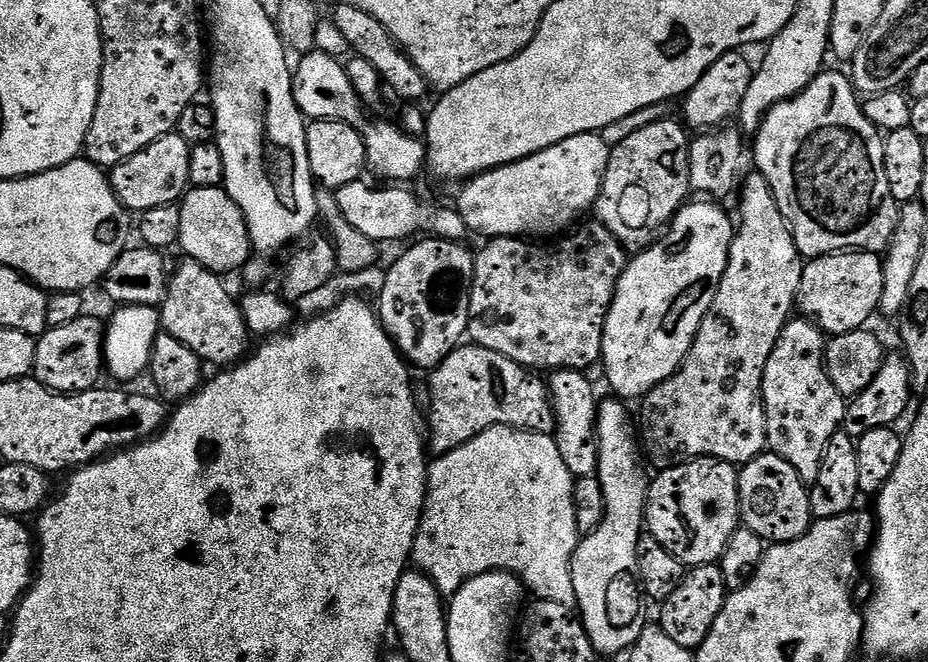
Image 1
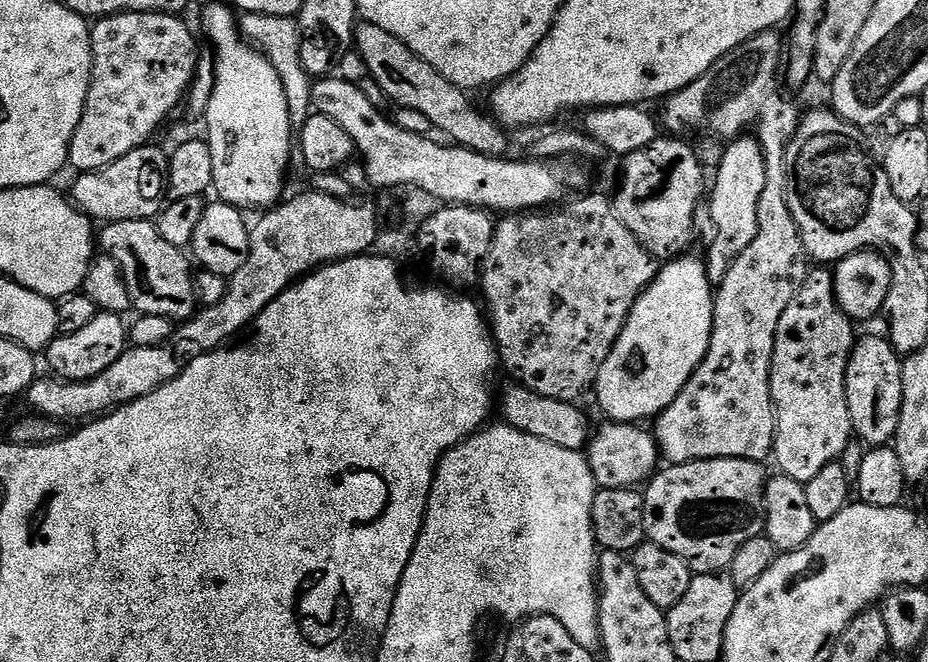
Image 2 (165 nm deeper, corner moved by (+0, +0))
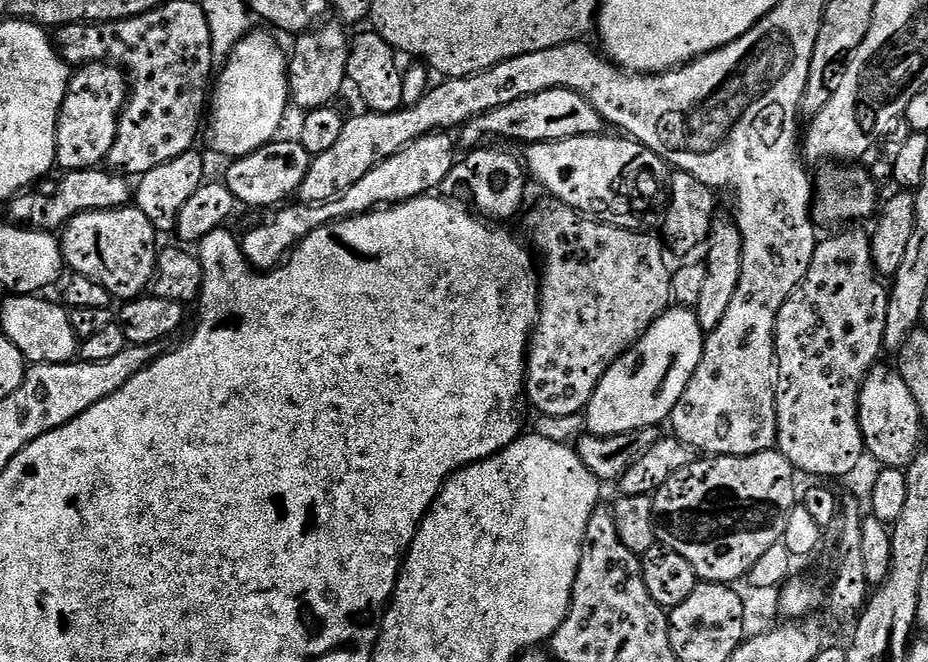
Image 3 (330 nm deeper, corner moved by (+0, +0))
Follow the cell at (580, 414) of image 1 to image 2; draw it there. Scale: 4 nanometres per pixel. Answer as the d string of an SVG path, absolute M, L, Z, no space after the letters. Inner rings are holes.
M604 422L601 428L599 425L588 441L586 455L597 489L636 488L643 485L656 475L656 463L662 460L655 435L636 422Z

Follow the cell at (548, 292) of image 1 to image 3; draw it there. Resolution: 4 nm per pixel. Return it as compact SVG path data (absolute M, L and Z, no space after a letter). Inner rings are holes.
M544 198L544 201L542 201L541 204L538 205L537 208L534 209L533 212L529 214L528 224L530 227L532 227L532 240L534 243L536 243L537 249L535 248L535 251L538 253L538 256L539 256L538 251L540 251L541 257L539 256L539 259L542 261L542 275L540 277L540 313L538 313L536 316L536 323L532 329L530 343L528 346L528 371L524 378L524 390L526 393L527 403L531 405L531 407L533 404L533 406L536 407L537 410L540 411L541 414L544 416L553 416L553 418L556 420L564 420L567 418L567 416L578 415L579 412L581 415L581 413L583 413L585 409L587 409L588 403L590 402L590 398L594 394L594 390L598 386L598 382L606 374L606 370L610 370L610 366L612 365L612 363L614 363L617 360L617 358L620 357L621 354L623 354L623 352L627 352L628 349L631 348L633 344L635 344L638 337L642 335L642 333L645 332L649 328L649 326L652 325L655 322L655 320L659 318L659 316L661 316L662 313L668 311L670 305L673 303L673 299L672 299L673 269L671 267L668 268L668 260L666 257L664 257L665 245L663 243L661 243L662 245L660 245L659 242L656 241L654 237L647 236L647 234L644 233L647 231L637 230L634 228L619 228L618 226L614 226L613 224L607 224L606 222L602 222L601 220L597 220L593 217L583 216L581 212L579 212L578 210L574 210L570 206L566 206L560 200Z

